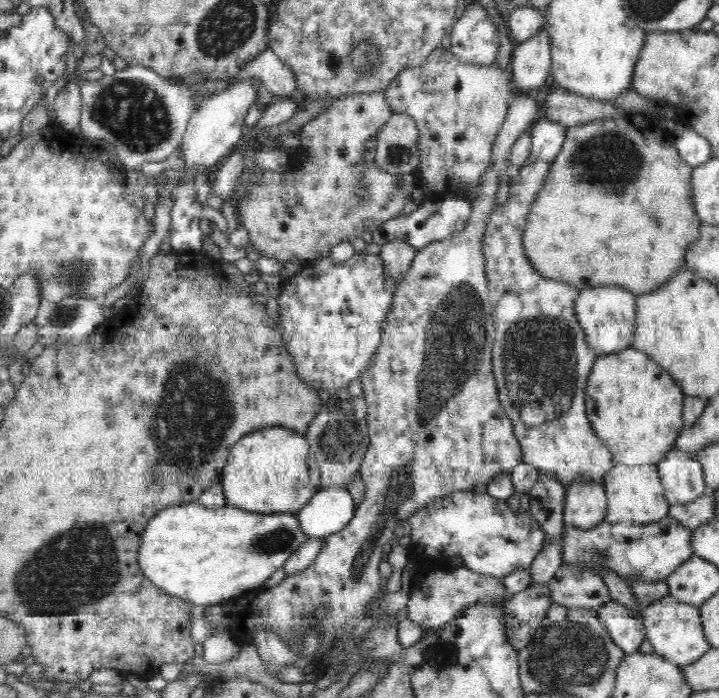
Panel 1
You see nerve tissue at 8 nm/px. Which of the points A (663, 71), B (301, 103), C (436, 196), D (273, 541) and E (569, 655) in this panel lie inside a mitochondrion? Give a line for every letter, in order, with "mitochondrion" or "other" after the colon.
A: other
B: other
C: other
D: mitochondrion
E: mitochondrion

